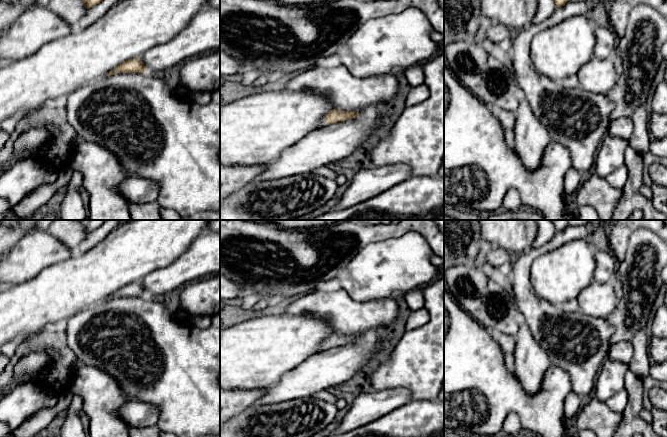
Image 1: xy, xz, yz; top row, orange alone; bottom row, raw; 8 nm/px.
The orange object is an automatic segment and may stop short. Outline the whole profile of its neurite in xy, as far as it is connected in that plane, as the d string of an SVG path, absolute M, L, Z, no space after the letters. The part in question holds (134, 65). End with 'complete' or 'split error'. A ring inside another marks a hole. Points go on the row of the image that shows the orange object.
M140 58L127 60L117 66L114 70L107 73L106 76L111 76L115 73L145 73L147 72L145 65Z | complete

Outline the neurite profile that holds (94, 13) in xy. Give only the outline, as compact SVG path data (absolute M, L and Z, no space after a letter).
M102 0L99 4L89 8L85 15L81 17L75 29L82 30L89 27L104 16L118 1L119 0Z

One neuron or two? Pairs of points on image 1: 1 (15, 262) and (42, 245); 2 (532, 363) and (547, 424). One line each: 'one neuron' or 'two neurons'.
1: one neuron
2: two neurons

